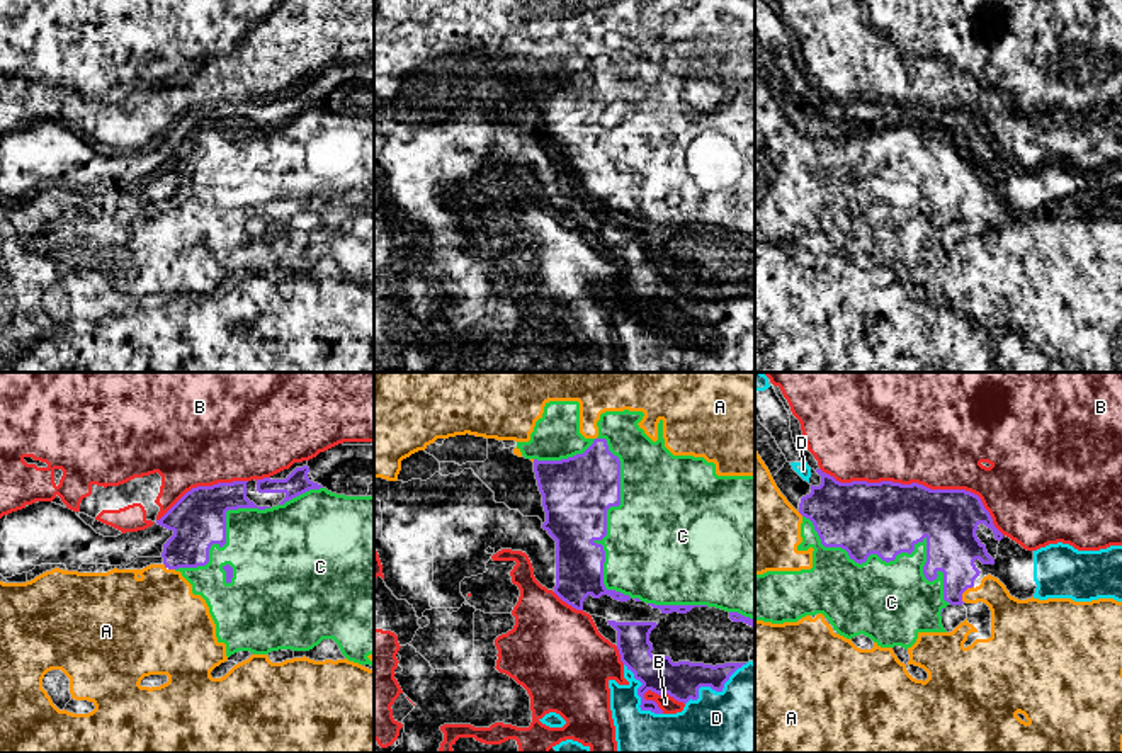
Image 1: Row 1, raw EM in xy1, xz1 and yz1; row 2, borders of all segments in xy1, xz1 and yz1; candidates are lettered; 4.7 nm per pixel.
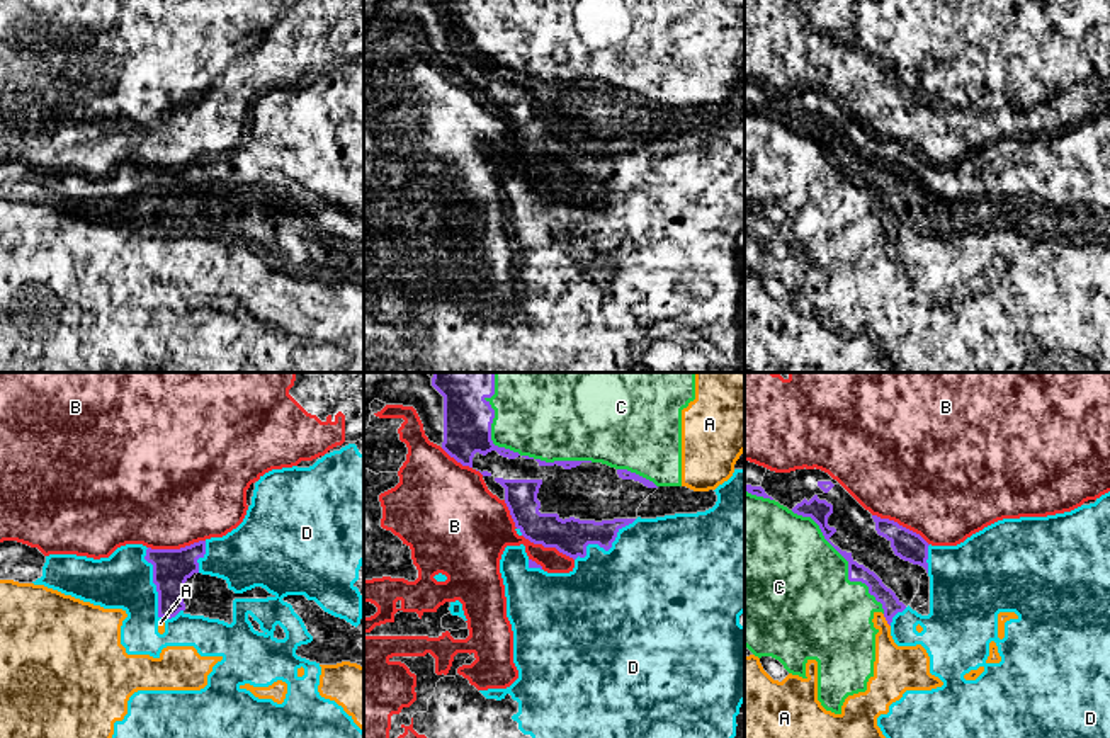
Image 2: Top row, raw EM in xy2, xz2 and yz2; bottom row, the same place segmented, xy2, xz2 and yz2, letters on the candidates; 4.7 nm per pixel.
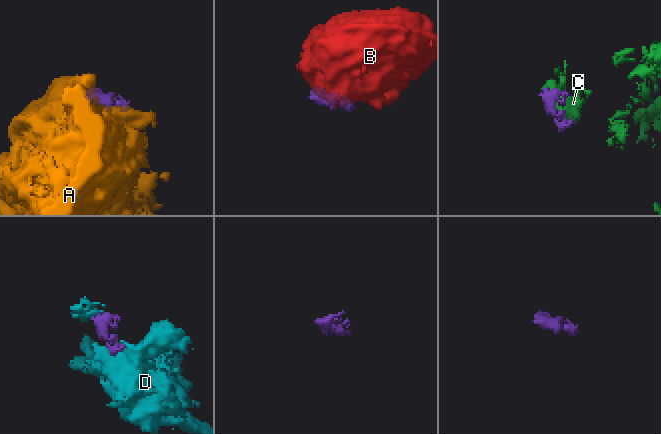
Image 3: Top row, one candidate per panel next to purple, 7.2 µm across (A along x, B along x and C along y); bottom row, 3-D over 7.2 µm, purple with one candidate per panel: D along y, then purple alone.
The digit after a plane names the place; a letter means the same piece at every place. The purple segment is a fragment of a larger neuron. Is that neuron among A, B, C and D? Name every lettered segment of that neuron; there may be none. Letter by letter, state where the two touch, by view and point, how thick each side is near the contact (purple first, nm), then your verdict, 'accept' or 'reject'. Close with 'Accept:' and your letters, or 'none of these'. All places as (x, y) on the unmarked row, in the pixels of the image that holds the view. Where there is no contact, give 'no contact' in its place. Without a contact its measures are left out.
A: meets purple in yz1 at (963, 211); 260 nm thick on the purple side, 180 nm on the other; reject
B: meets purple in yz1 at (917, 102); 340 nm thick on the purple side, 500 nm on the other; accept
C: meets purple in xz1 at (619, 113); 340 nm thick on the purple side, 480 nm on the other; reject
D: meets purple in xy2 at (157, 206); 180 nm thick on the purple side, 280 nm on the other; reject
Accept: B

